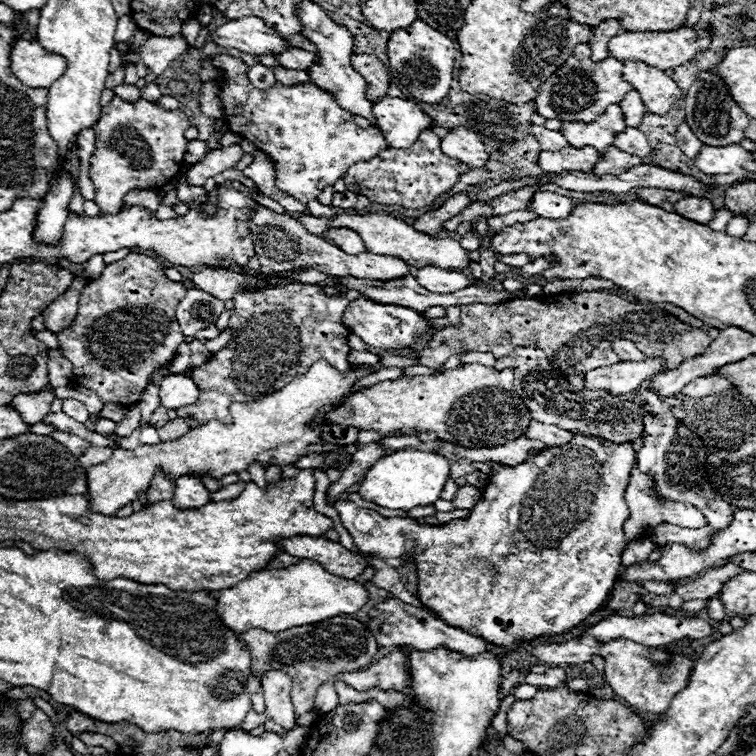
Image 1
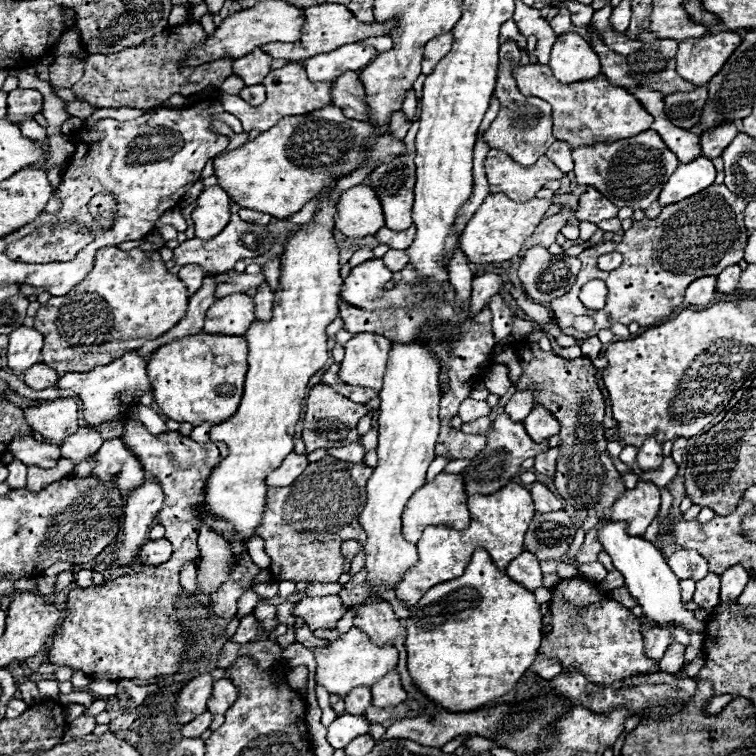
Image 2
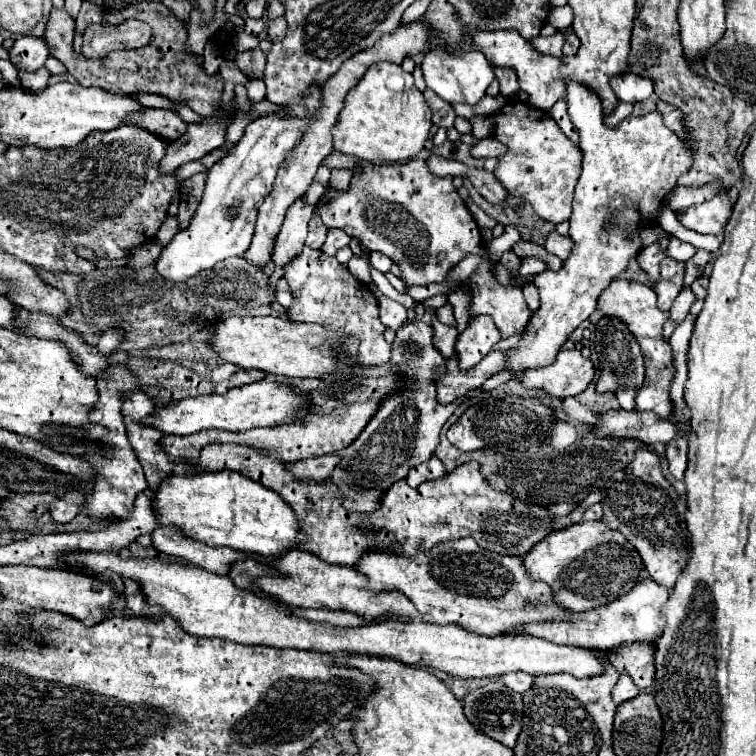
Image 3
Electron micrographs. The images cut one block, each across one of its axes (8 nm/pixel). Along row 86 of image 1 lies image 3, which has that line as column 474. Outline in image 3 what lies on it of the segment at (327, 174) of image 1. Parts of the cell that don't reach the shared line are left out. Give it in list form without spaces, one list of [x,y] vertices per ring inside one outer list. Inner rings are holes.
[[[414,158],[406,164],[362,164],[350,182],[348,192],[336,192],[334,200],[328,204],[318,204],[318,214],[328,228],[340,228],[348,236],[358,238],[368,252],[382,252],[392,262],[398,264],[402,272],[402,280],[412,284],[444,284],[448,280],[450,270],[464,260],[468,254],[478,254],[484,258],[486,248],[482,248],[482,234],[478,224],[474,222],[470,210],[464,200],[458,196],[452,178],[434,176],[422,158]],[[484,258],[484,262],[480,264],[480,268],[472,274],[472,278],[468,282],[464,282],[464,288],[470,290],[472,300],[470,300],[470,320],[480,316],[480,314],[488,314],[496,328],[500,330],[502,338],[510,338],[512,334],[520,334],[524,330],[524,326],[528,324],[532,310],[528,308],[522,288],[514,288],[514,286],[504,286],[496,280],[494,276],[494,266]]]

